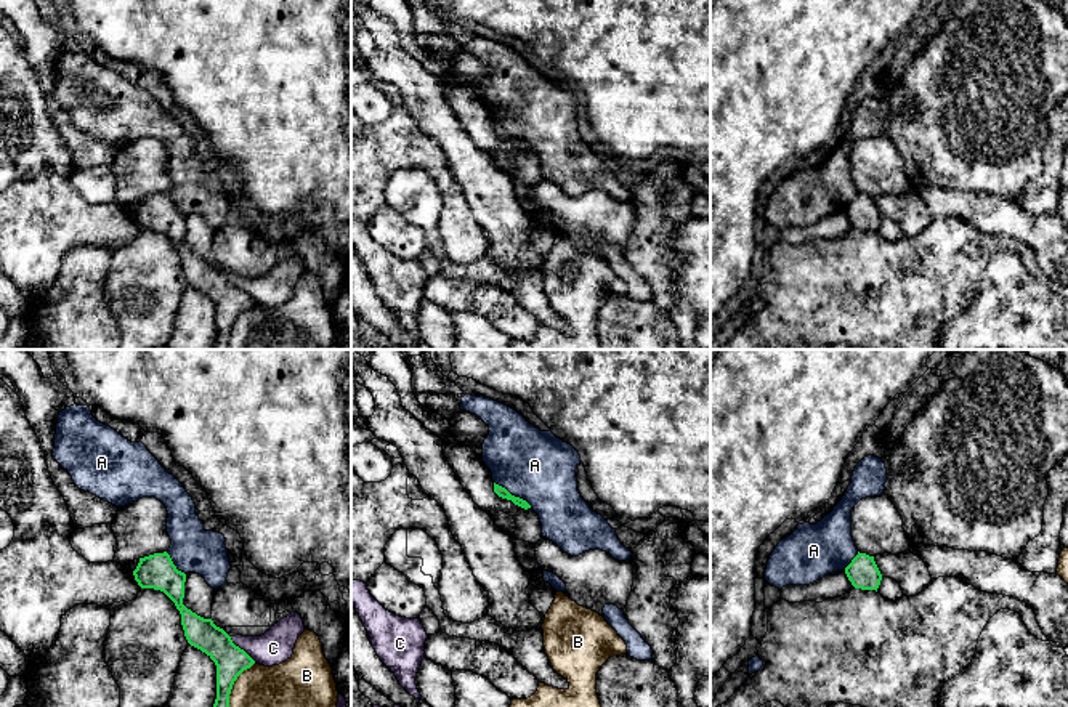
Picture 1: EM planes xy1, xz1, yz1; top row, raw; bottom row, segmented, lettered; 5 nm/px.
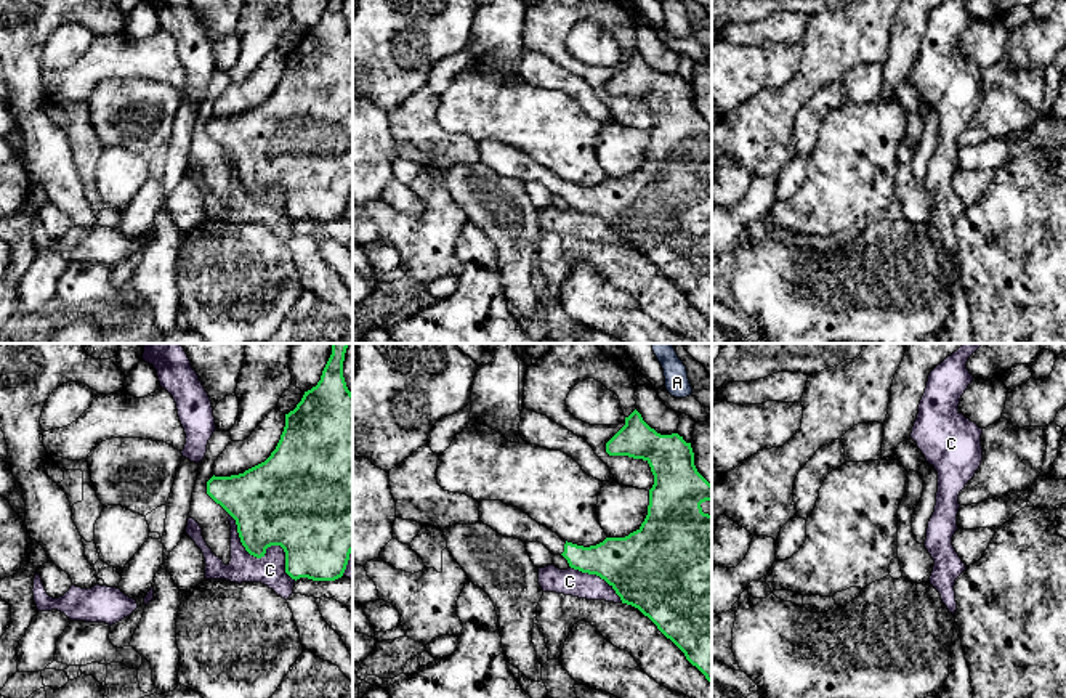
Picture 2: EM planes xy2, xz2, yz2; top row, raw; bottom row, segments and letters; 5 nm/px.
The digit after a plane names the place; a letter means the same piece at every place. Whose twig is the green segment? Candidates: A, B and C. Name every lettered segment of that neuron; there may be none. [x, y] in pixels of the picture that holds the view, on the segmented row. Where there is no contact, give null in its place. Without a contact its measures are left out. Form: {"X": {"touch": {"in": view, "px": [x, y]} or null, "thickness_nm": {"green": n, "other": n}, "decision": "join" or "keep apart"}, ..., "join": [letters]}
{"A": {"touch": {"in": "xz1", "px": [513, 496]}, "thickness_nm": {"green": 50, "other": 360}, "decision": "keep apart"}, "B": {"touch": {"in": "xy1", "px": [233, 683]}, "thickness_nm": {"green": 160, "other": 220}, "decision": "keep apart"}, "C": {"touch": {"in": "xy2", "px": [263, 554]}, "thickness_nm": {"green": 400, "other": 160}, "decision": "keep apart"}, "join": []}

